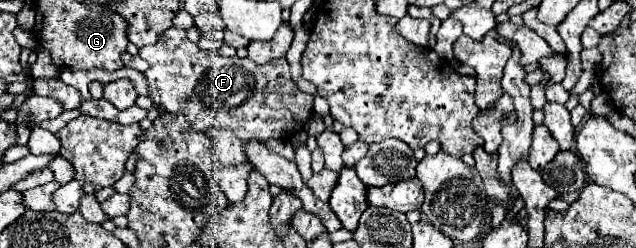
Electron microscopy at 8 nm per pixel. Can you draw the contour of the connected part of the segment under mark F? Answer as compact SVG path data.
M169 27L155 45L139 49L139 55L149 61L149 69L143 73L149 87L149 97L155 105L169 113L183 113L195 131L207 131L213 125L225 125L235 131L235 135L247 143L249 139L291 139L313 113L313 95L303 93L289 77L287 61L273 59L273 63L253 63L251 59L221 57L219 53L203 53L195 43L185 37L183 29Z

